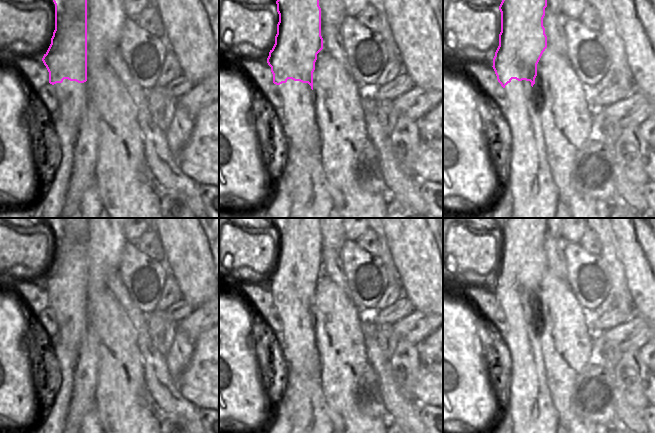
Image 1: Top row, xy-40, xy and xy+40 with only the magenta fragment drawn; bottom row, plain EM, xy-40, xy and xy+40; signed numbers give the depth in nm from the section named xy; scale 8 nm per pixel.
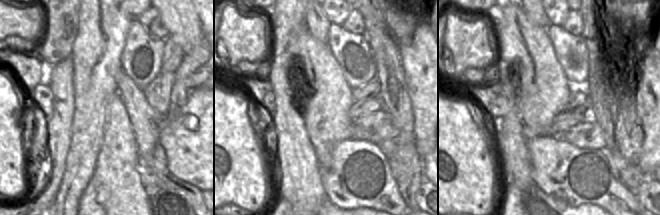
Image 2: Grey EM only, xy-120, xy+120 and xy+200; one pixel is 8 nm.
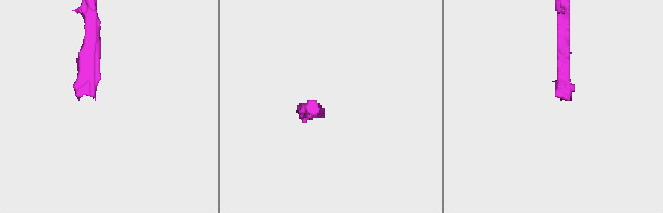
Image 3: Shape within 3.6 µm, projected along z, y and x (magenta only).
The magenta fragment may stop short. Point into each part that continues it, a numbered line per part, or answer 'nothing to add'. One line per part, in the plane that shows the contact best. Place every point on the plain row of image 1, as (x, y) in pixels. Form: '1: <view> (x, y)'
1: xy (307, 410).

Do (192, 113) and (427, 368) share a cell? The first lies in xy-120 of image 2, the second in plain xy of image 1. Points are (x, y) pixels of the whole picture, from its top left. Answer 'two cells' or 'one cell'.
one cell

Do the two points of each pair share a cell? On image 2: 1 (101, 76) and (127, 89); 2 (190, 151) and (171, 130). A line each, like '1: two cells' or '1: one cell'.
1: two cells
2: one cell

